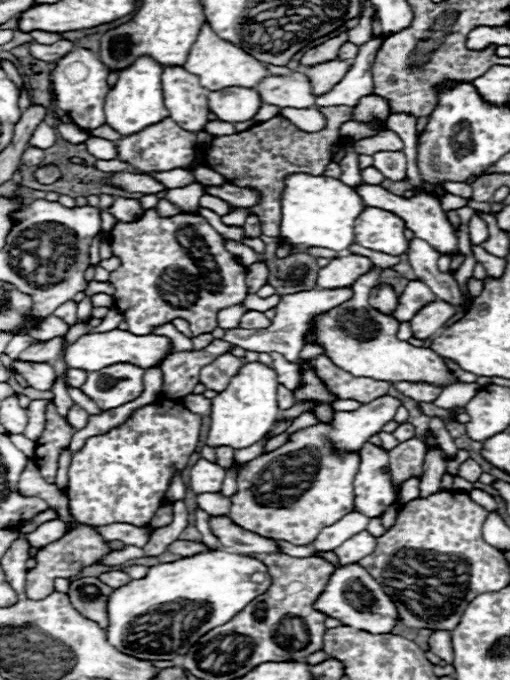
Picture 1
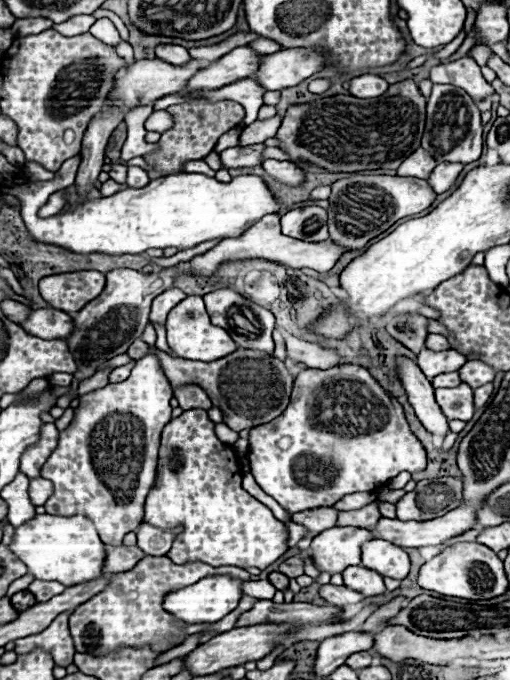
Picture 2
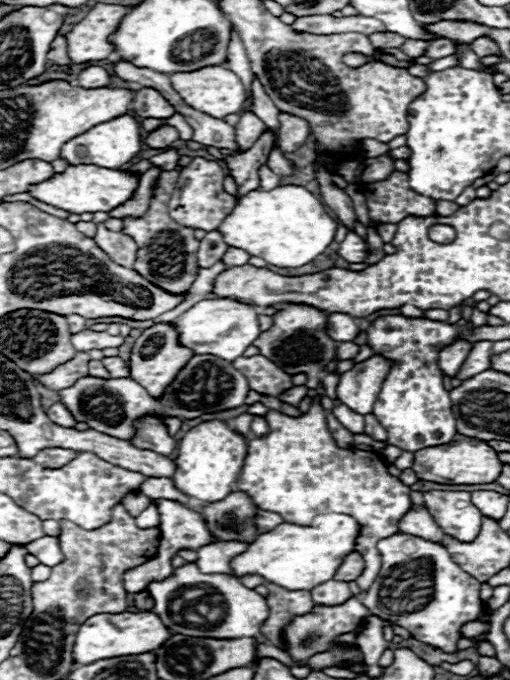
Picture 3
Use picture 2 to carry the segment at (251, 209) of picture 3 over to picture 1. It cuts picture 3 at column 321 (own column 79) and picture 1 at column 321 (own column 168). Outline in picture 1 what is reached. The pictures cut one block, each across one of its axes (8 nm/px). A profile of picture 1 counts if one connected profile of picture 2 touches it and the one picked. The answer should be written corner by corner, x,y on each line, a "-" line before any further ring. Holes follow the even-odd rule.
288,174
284,180
284,190
280,198
282,224
280,240
292,246
318,246
328,250
346,250
354,244
354,222
364,210
362,198
344,182
328,176
312,174

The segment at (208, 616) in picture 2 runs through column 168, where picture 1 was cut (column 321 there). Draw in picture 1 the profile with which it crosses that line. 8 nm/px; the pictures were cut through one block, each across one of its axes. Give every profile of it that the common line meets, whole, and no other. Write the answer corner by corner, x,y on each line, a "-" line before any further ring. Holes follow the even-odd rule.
358,564
342,566
340,570
336,570
324,592
316,598
314,608
324,612
328,618
340,620
344,626
352,626
370,634
388,634
398,624
394,602
384,594
382,586

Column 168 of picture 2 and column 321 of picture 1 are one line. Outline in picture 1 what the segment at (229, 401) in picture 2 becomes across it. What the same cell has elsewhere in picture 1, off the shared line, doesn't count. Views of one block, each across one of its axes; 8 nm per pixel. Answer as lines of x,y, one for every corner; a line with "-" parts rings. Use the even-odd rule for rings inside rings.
324,354
316,358
314,368
316,368
314,370
316,376
324,382
324,386
332,394
336,394
338,400
358,400
362,404
372,402
380,396
386,396
388,388
392,386
392,382
352,376
352,374
340,370
338,366
334,366

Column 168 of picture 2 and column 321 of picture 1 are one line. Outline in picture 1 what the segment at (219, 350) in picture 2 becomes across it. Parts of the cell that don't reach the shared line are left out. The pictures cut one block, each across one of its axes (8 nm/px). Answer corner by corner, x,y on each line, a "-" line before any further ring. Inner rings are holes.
372,268
368,274
360,276
354,284
354,294
348,302
342,302
340,306
334,306
332,310
318,314
314,318
316,326
314,332
306,336
306,342
318,342
324,348
324,354
342,370
354,374
354,376
366,376
376,380
388,380
388,382
428,382
438,386
454,384
456,380
448,372
444,358
440,358
430,348
416,348
408,342
402,342
396,338
398,322
392,316
386,316
372,308
368,304
370,290
378,284
382,270

